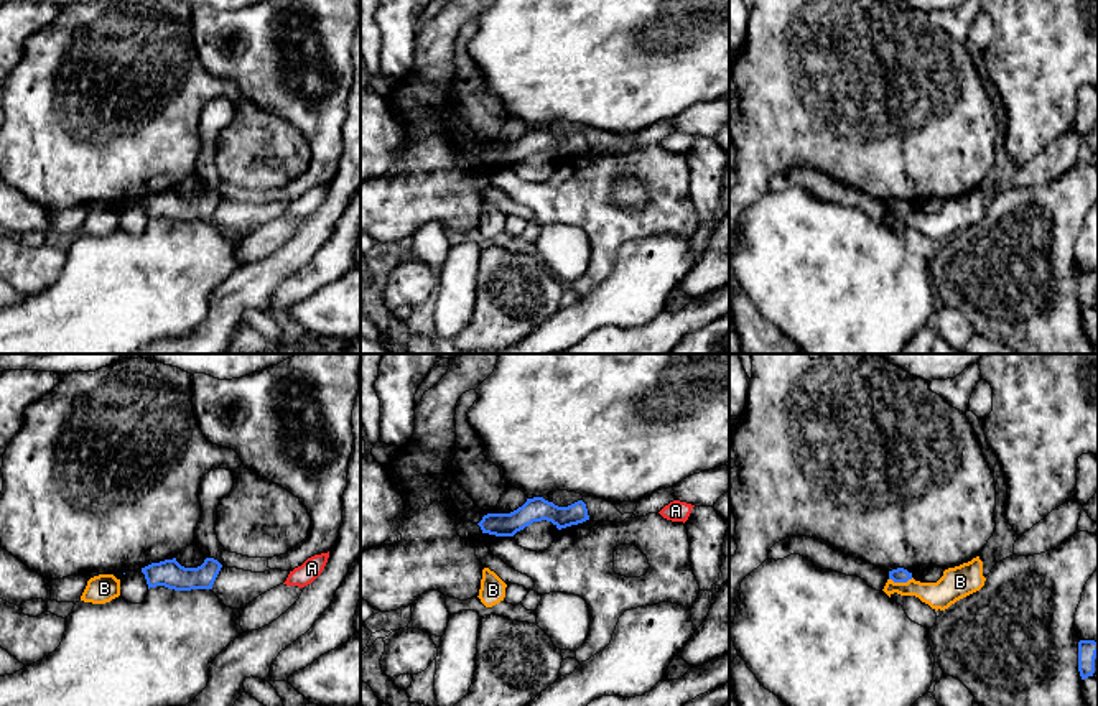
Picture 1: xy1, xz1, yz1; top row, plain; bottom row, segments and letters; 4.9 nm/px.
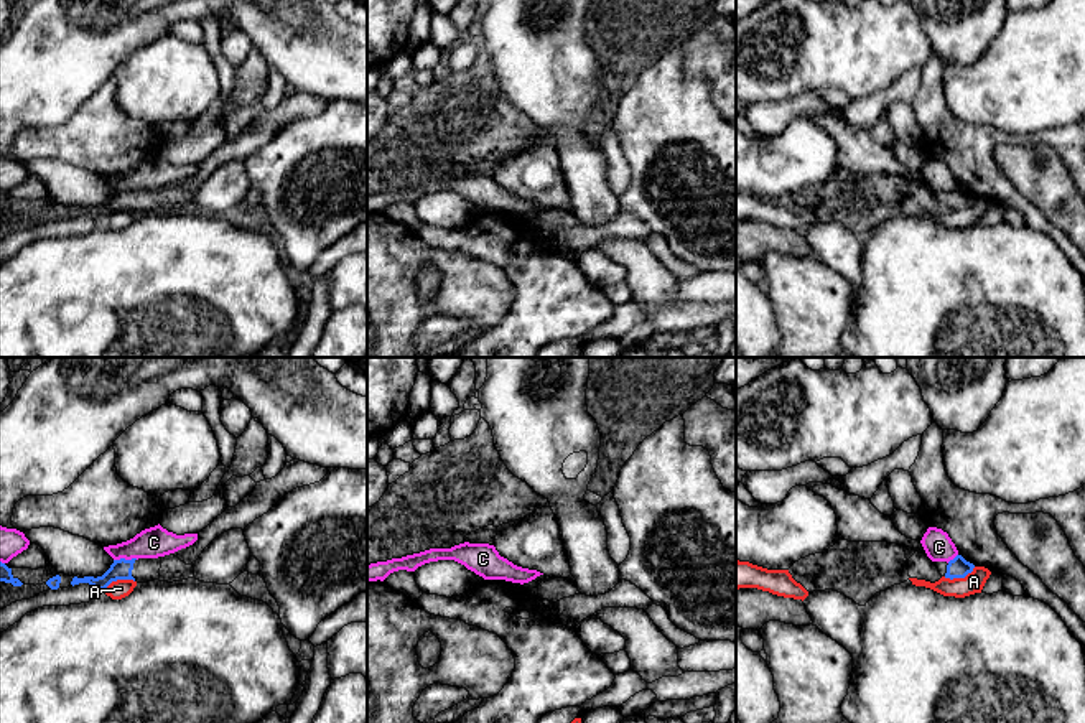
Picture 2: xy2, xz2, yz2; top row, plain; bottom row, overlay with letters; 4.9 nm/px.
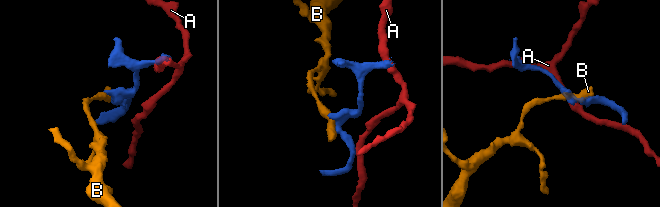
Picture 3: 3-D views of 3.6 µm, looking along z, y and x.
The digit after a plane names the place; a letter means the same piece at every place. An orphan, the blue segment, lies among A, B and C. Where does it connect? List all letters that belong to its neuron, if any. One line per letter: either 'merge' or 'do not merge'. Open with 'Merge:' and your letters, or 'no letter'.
Merge: no letter
A: do not merge
B: do not merge
C: do not merge

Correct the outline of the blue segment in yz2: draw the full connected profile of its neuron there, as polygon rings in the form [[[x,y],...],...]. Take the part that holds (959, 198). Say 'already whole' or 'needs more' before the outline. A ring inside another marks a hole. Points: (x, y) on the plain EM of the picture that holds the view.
needs more; [[[957,186],[953,191],[947,193],[934,193],[938,199],[940,206],[945,209],[965,209],[973,203],[975,196],[966,193],[962,186]]]

